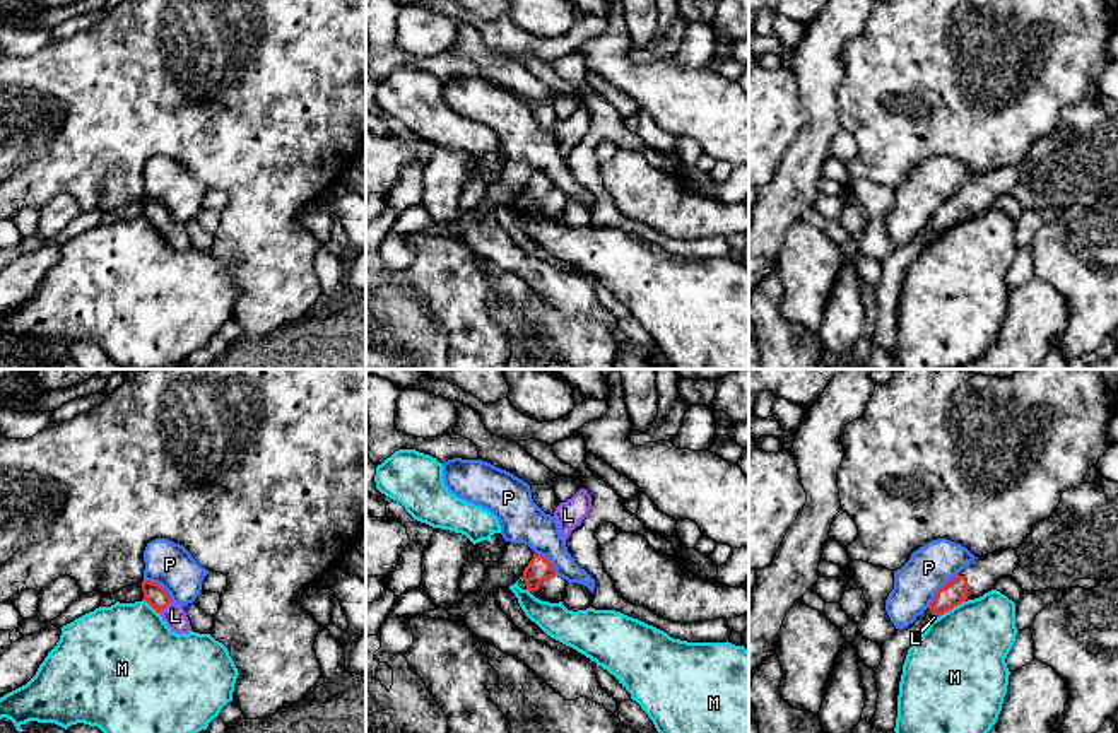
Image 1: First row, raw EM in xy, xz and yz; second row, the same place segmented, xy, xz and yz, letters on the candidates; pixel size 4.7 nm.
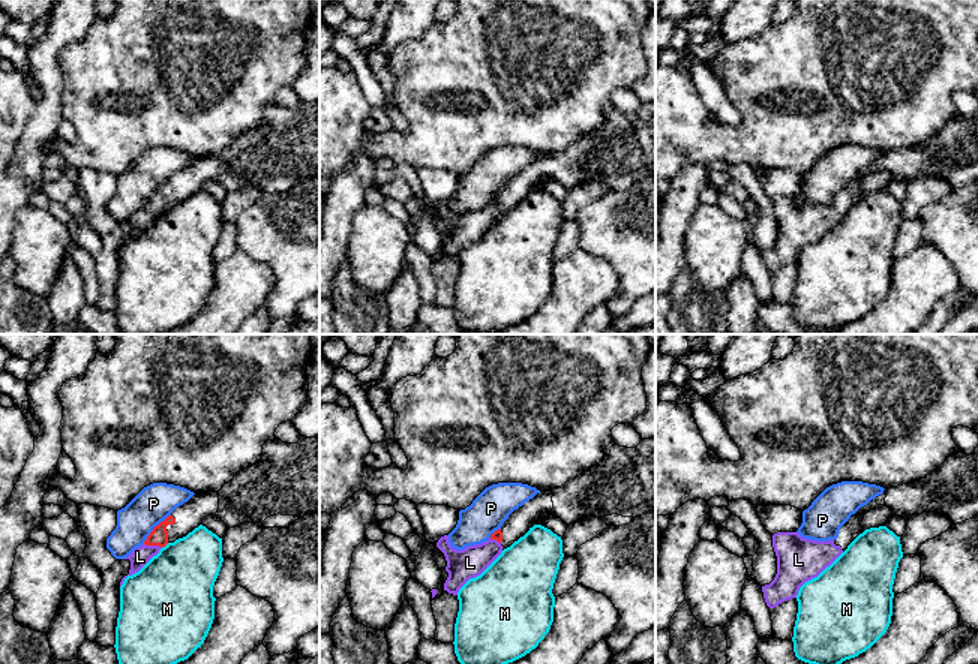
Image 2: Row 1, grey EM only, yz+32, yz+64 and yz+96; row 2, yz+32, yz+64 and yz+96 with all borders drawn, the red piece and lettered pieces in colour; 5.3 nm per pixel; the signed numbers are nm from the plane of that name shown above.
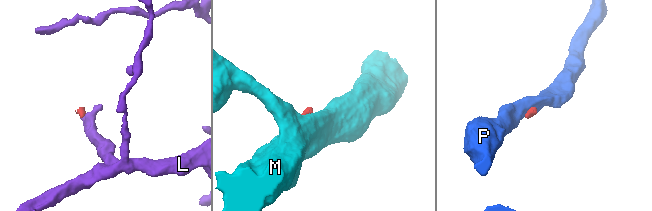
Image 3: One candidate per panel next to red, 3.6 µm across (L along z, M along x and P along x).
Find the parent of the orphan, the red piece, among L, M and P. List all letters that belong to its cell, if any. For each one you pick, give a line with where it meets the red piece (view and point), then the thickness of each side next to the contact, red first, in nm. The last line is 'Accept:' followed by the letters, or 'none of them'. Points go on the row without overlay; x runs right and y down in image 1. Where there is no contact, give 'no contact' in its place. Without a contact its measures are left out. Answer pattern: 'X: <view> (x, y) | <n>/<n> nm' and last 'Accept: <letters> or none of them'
L: xy (164, 224) | 100/110 nm
Accept: L

